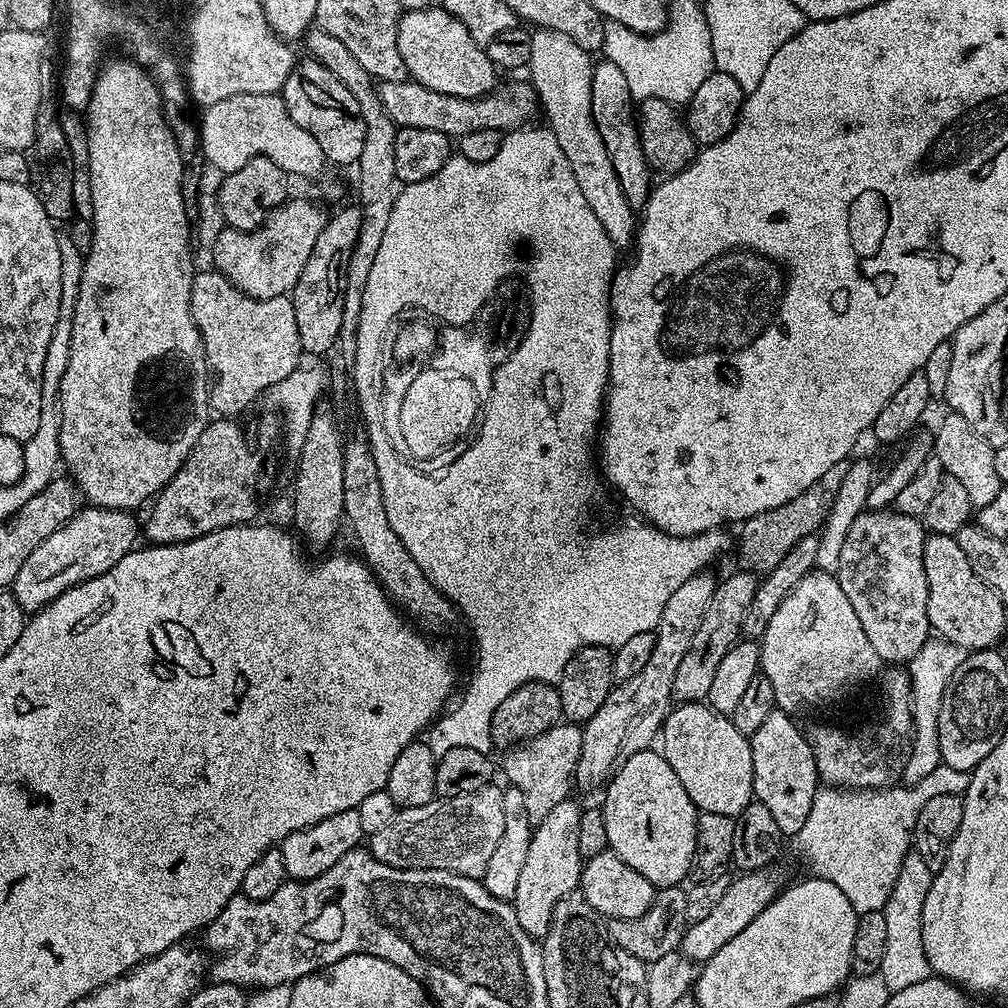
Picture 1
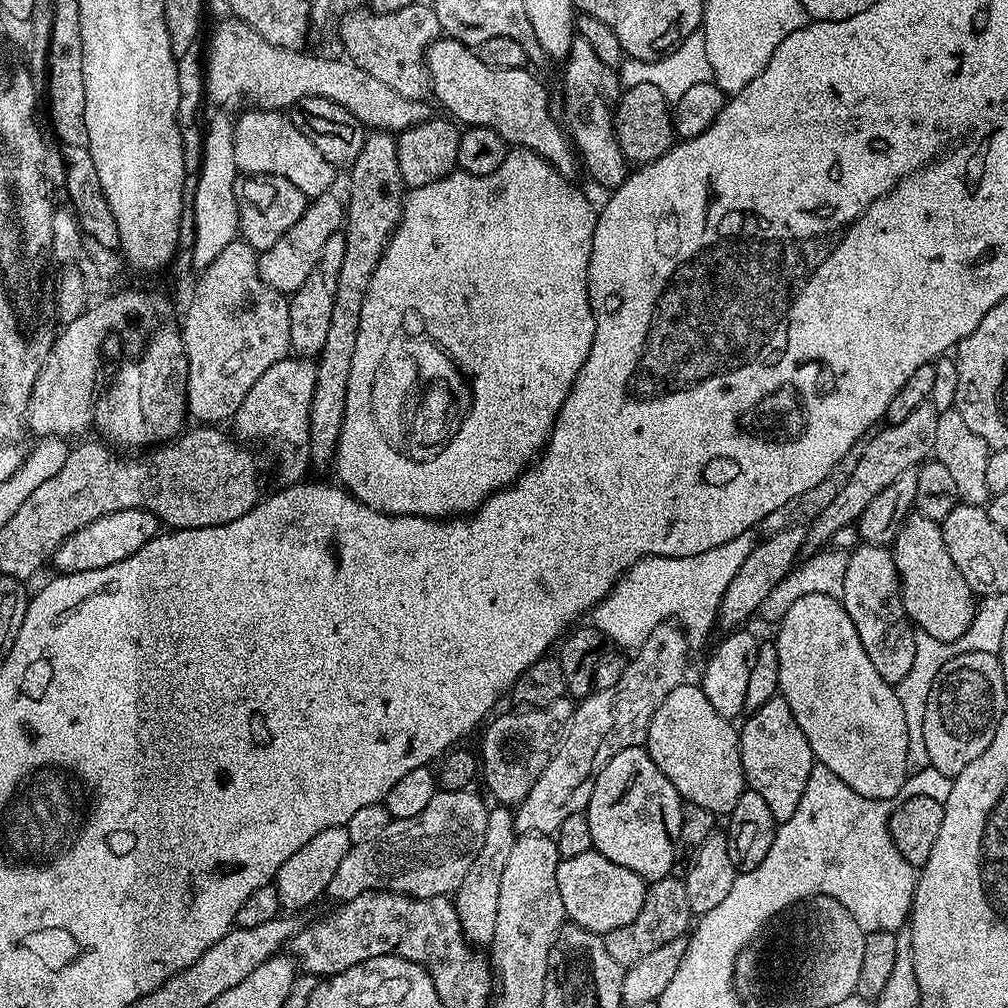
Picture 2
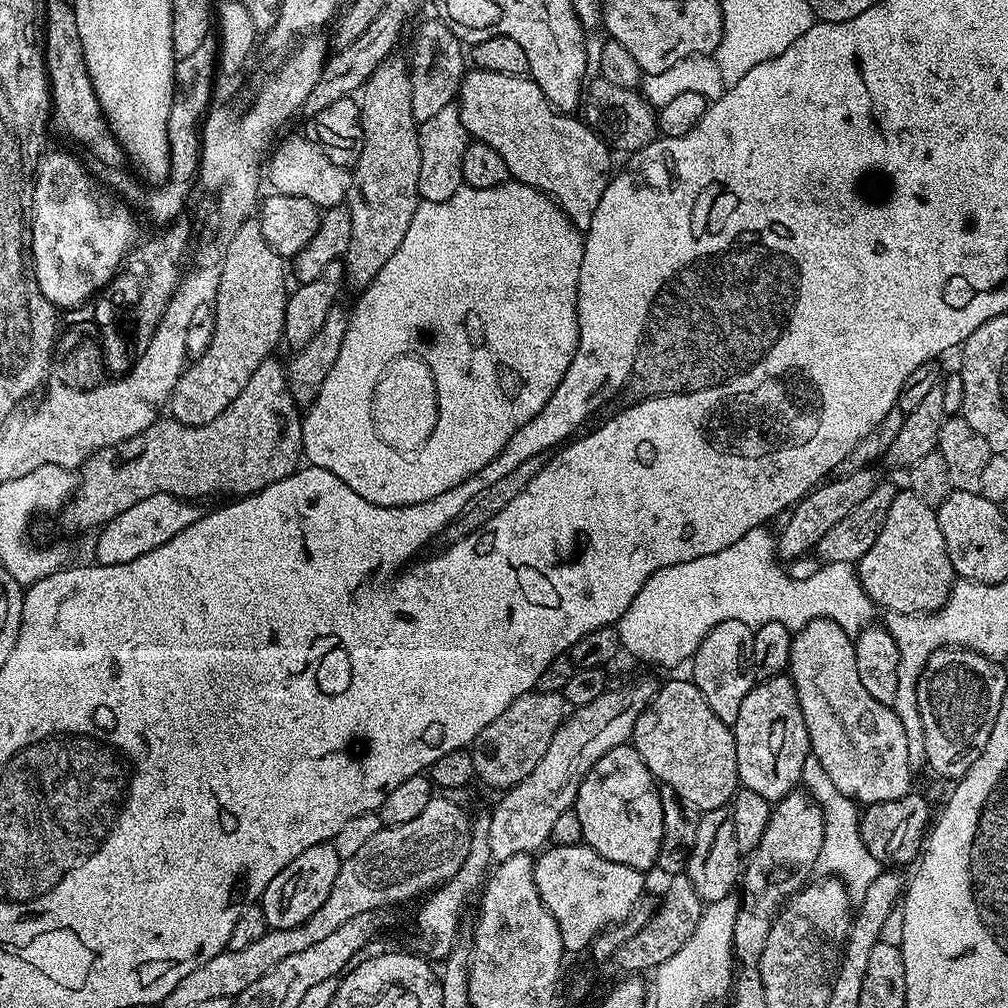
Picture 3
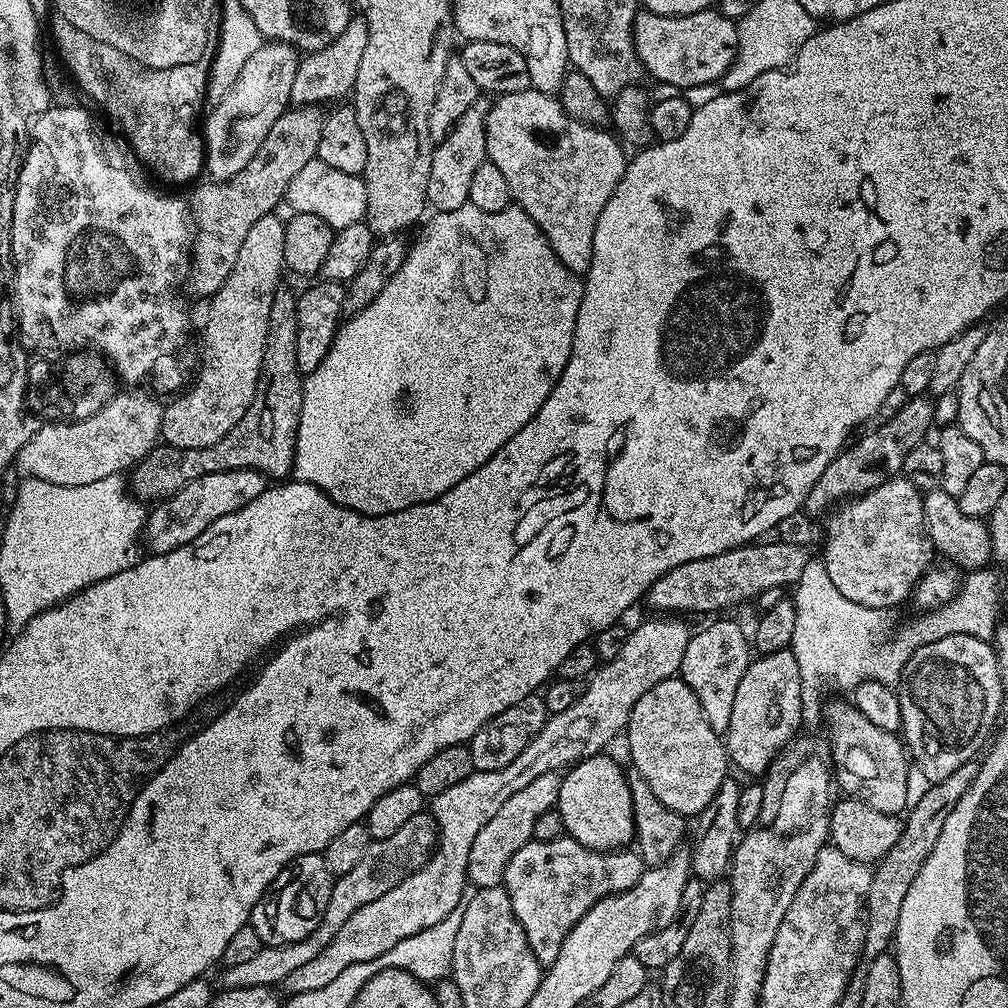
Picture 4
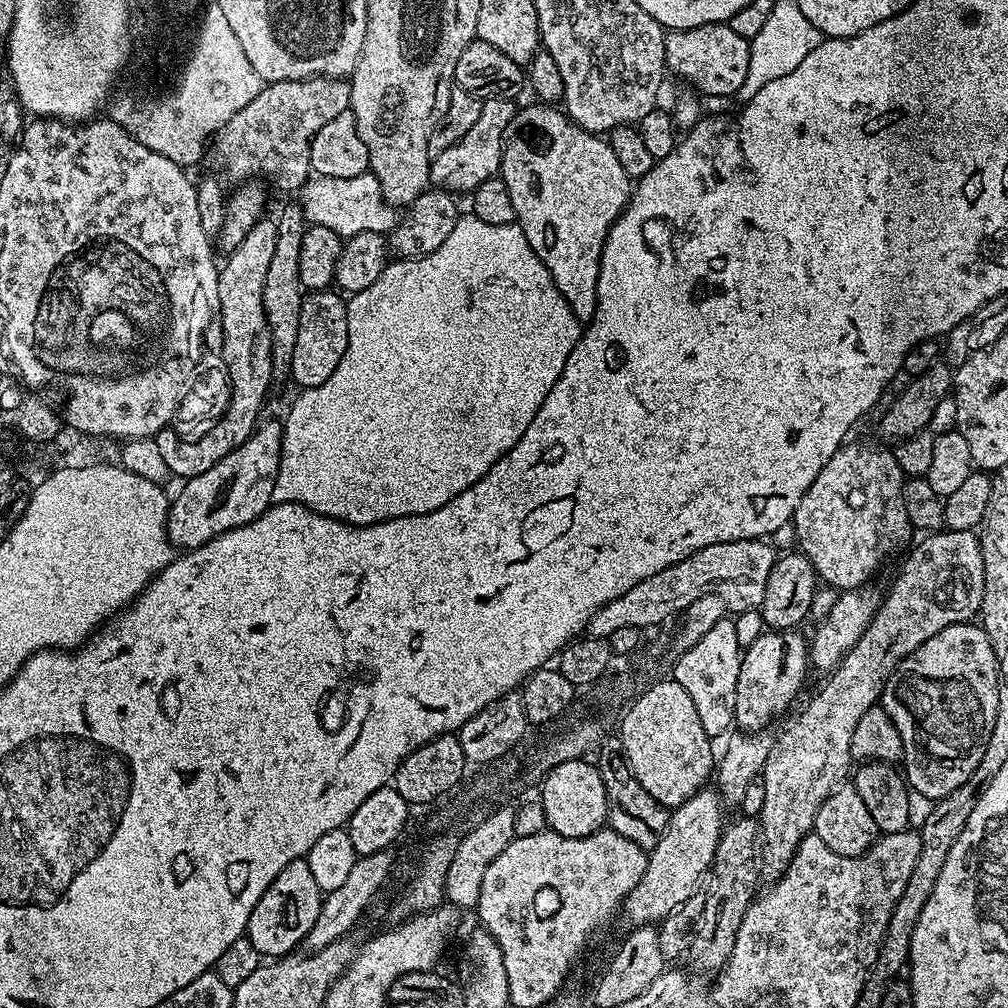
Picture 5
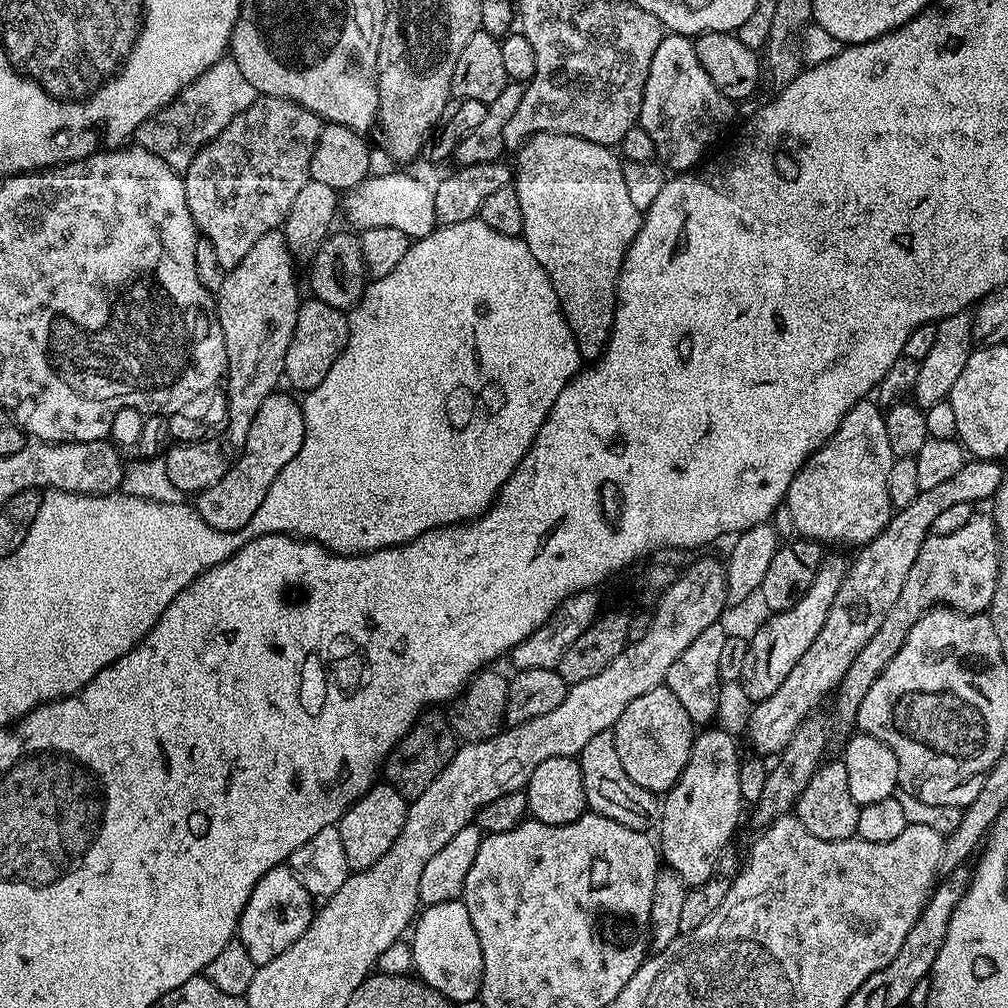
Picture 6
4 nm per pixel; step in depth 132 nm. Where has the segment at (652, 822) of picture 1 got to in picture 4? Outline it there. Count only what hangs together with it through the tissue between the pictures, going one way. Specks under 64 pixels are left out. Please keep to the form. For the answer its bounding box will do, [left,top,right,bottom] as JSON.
[556,754,636,852]

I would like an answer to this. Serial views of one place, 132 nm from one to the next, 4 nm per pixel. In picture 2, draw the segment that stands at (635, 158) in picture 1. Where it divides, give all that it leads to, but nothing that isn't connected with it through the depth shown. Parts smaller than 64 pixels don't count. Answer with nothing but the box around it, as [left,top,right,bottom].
[563,38,630,190]

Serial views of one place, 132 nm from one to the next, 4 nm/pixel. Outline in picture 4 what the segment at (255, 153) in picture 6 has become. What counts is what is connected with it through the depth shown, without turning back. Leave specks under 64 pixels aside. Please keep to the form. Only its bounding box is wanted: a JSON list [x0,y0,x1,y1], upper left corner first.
[290,18,367,106]

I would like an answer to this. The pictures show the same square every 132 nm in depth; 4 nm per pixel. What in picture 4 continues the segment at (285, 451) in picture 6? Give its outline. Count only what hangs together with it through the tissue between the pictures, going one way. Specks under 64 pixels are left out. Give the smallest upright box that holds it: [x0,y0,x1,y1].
[143,470,266,556]

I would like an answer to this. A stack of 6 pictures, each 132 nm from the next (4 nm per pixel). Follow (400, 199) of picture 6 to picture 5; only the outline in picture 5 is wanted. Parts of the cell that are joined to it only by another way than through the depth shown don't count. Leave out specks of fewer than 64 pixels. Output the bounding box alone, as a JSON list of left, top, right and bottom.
[298,171,398,238]

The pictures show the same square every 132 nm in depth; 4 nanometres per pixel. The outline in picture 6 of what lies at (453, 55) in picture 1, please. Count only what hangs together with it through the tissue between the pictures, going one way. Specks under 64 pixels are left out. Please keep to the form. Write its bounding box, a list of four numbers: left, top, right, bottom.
[514,132,642,362]

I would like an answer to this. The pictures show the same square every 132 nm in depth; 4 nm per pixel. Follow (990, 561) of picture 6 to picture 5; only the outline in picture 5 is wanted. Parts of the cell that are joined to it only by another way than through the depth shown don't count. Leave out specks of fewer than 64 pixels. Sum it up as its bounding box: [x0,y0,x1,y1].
[758,530,984,877]

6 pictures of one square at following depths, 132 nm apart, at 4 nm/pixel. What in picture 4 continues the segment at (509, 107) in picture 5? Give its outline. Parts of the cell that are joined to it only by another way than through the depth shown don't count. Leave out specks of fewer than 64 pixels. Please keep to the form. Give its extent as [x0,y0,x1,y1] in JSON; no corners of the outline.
[428,98,490,212]

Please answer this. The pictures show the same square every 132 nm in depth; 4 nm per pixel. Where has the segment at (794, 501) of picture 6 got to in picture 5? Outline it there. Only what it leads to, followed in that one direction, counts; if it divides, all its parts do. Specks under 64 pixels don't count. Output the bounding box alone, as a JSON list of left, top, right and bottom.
[790,443,914,590]

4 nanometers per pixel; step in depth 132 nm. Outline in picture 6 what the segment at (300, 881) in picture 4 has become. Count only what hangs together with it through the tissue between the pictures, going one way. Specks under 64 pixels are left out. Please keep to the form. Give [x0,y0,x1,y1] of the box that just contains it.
[238,866,314,966]

